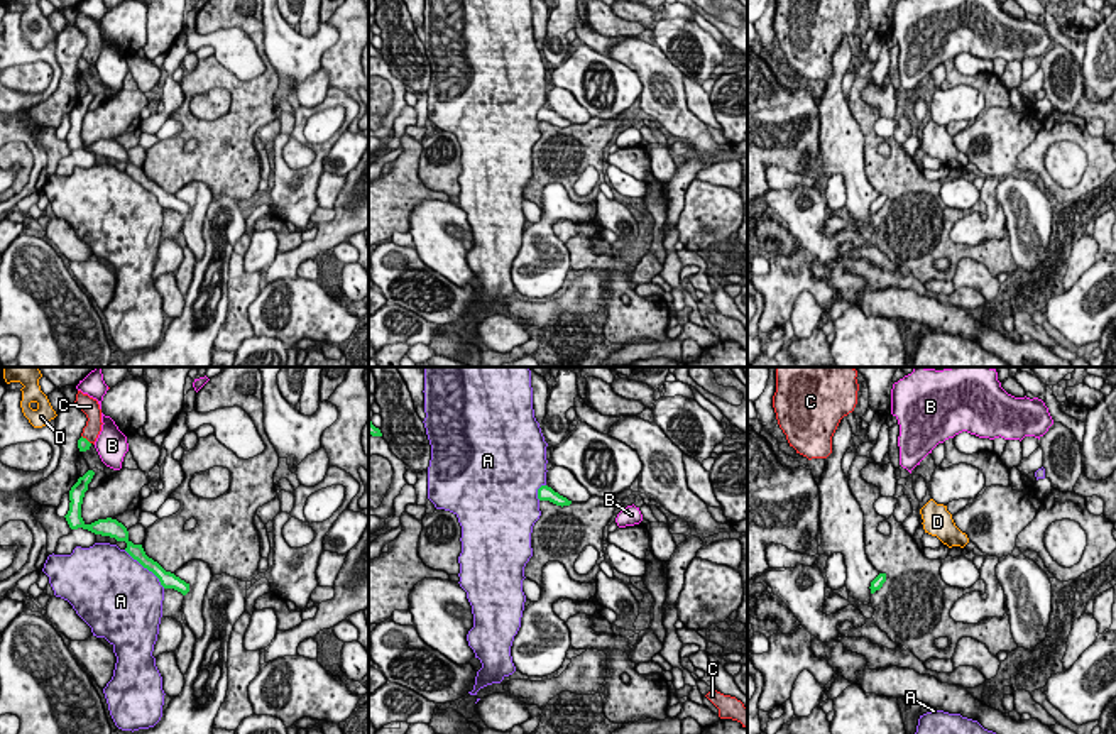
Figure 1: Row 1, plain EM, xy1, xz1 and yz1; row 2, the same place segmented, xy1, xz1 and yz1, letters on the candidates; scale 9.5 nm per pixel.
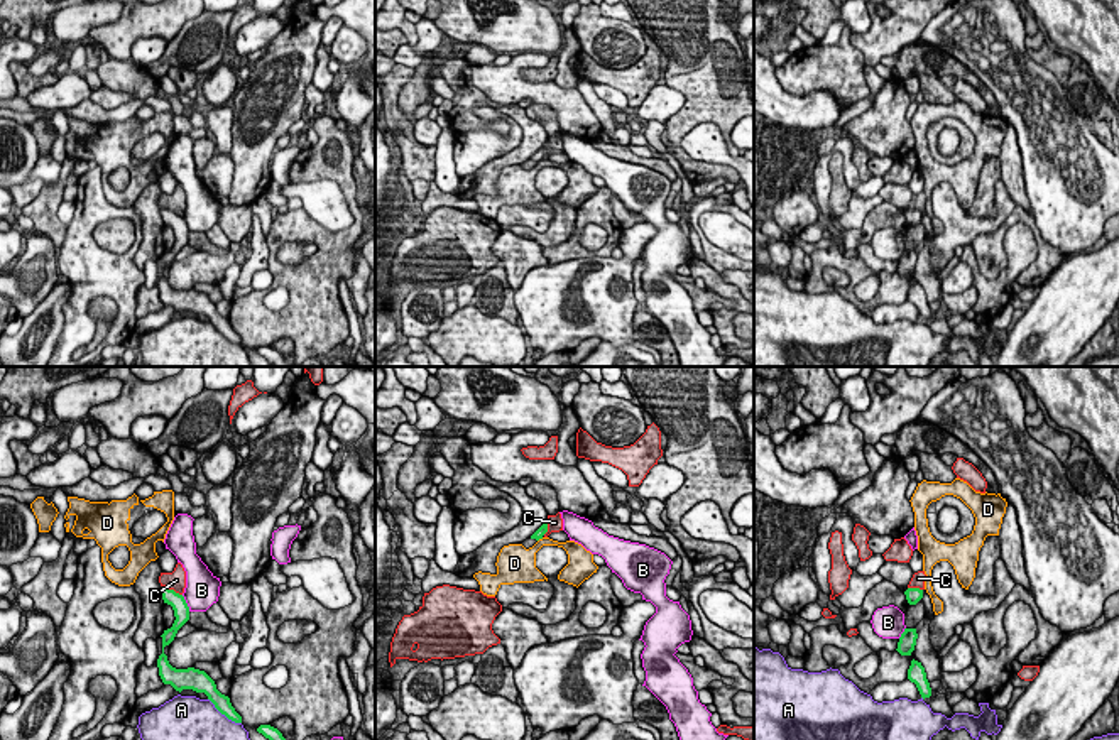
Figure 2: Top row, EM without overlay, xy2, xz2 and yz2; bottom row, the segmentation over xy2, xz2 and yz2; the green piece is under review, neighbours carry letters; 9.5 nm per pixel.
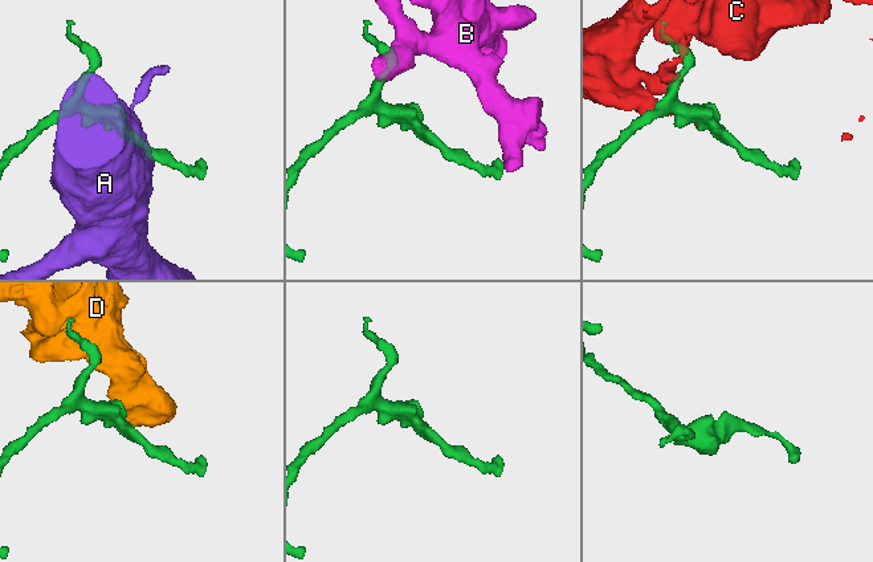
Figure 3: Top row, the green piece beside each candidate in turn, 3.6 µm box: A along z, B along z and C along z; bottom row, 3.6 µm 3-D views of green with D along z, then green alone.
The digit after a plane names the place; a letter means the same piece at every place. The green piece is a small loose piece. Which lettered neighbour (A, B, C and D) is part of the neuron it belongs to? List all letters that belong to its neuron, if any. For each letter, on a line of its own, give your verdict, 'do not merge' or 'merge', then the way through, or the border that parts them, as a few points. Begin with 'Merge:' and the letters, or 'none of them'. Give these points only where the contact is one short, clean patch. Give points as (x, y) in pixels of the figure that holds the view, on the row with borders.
Merge: B
A: do not merge
B: merge
C: do not merge; border xy2 (163, 585), (181, 595)
D: do not merge

